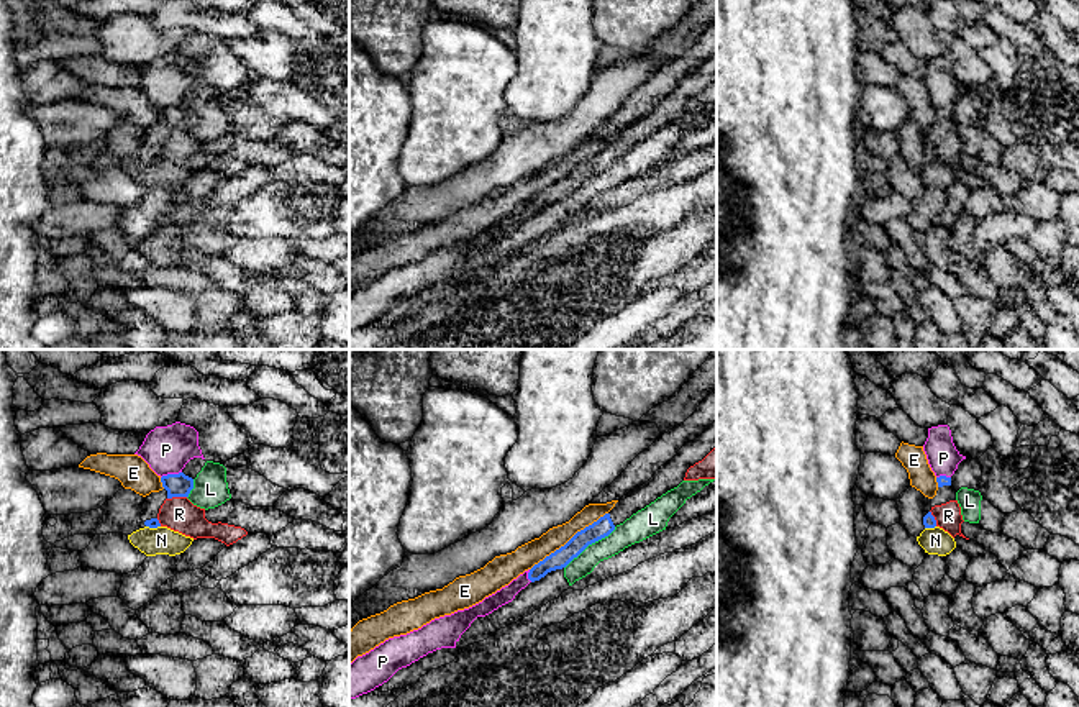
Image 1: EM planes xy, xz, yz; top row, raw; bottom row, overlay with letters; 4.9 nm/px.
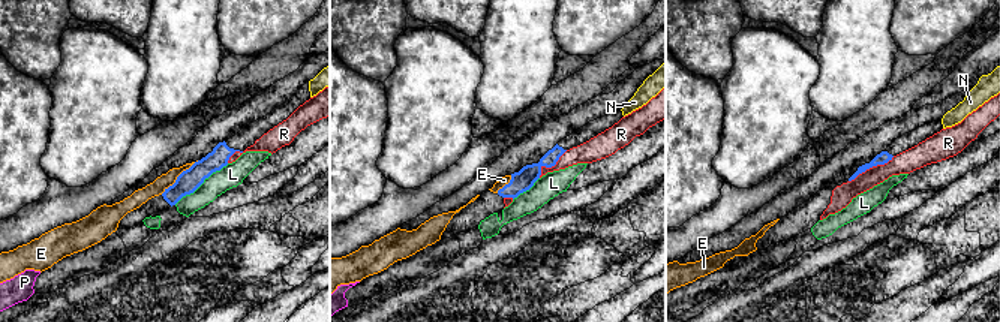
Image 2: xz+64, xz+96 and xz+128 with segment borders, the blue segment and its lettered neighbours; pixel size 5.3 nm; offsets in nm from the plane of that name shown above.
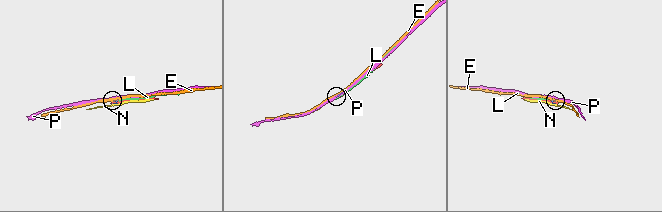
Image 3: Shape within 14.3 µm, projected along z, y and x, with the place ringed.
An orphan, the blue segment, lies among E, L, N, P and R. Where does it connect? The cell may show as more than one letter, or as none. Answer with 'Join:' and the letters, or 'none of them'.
Join: none of them

